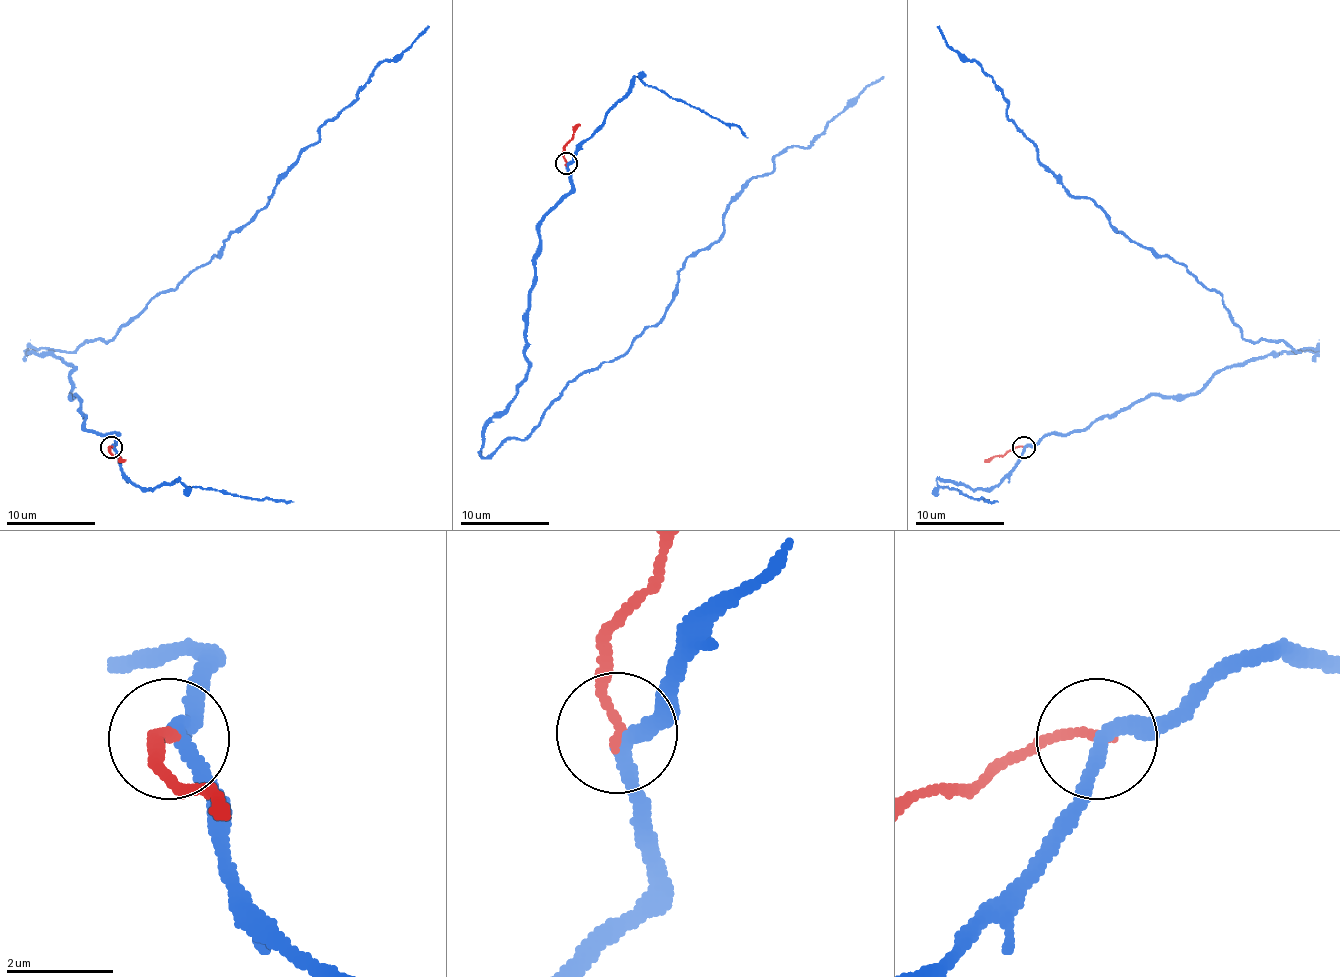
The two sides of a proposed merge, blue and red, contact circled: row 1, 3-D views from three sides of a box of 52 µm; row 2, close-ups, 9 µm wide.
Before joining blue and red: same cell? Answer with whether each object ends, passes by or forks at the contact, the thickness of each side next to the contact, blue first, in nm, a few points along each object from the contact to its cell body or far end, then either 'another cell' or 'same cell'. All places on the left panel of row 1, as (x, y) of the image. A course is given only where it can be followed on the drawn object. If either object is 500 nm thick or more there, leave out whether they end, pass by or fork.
blue passes by; red ends; calibres 280 and 180 nm; course blue (112, 447), (116, 433), (85, 429), (72, 367), (30, 349), (107, 342), (174, 289), (427, 25); course red (112, 447), (109, 451), (125, 462); another cell

